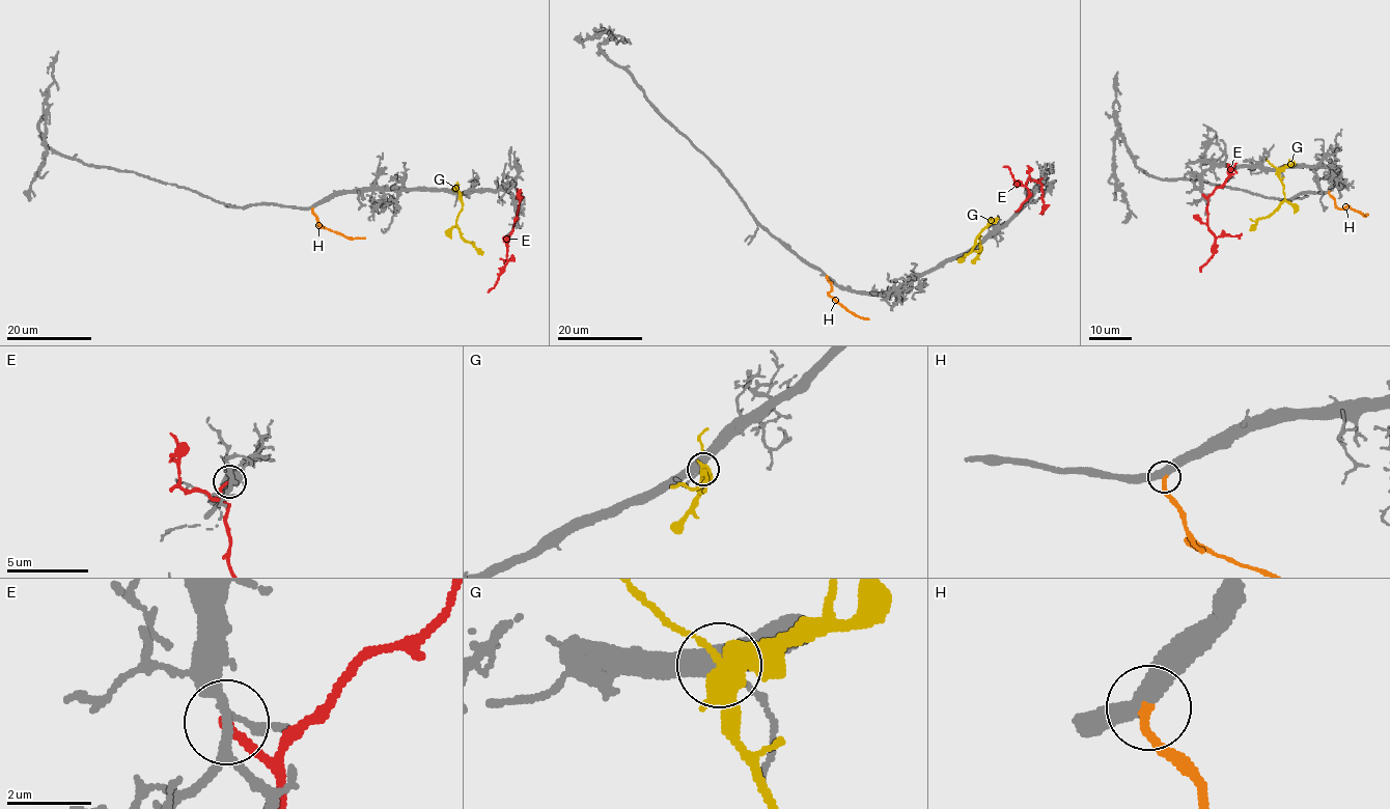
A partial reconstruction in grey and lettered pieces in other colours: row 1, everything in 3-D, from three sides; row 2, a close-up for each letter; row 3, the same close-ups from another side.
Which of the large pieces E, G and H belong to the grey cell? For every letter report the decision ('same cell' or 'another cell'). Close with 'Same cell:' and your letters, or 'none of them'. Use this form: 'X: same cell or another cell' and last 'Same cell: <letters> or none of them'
E: another cell
G: another cell
H: same cell
Same cell: H

